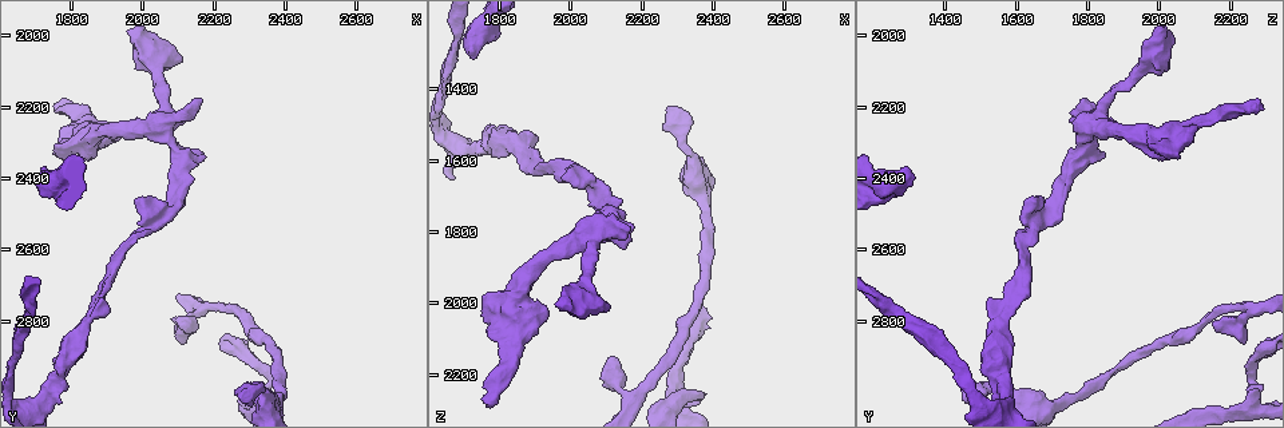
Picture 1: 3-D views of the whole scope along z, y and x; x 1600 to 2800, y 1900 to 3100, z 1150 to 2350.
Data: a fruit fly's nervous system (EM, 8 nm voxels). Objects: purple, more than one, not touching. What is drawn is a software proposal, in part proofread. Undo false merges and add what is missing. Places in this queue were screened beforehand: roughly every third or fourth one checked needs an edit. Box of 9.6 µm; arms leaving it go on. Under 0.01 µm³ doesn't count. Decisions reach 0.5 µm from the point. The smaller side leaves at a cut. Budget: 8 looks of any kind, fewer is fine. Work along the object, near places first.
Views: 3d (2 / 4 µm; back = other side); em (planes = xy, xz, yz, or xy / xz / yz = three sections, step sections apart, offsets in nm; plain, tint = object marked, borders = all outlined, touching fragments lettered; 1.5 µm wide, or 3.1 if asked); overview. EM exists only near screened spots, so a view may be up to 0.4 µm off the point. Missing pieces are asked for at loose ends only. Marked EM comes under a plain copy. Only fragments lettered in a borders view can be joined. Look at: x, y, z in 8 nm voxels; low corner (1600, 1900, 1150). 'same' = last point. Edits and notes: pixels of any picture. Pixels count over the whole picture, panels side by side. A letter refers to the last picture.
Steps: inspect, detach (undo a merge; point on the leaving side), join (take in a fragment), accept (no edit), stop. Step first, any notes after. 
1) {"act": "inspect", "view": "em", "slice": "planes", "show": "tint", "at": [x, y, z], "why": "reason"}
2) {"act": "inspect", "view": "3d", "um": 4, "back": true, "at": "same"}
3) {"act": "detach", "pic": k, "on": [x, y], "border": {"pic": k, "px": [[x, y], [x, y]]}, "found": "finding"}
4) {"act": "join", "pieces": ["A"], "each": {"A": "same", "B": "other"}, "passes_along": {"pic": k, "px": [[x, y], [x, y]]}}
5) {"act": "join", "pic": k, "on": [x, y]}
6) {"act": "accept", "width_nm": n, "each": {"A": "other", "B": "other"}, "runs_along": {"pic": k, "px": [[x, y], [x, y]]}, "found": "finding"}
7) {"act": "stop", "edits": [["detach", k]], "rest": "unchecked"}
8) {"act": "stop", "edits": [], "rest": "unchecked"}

{"act": "inspect", "view": "em", "slice": "yz", "step": 8, "show": "tint", "at": [1730, 2370, 1290], "why": "free end"}

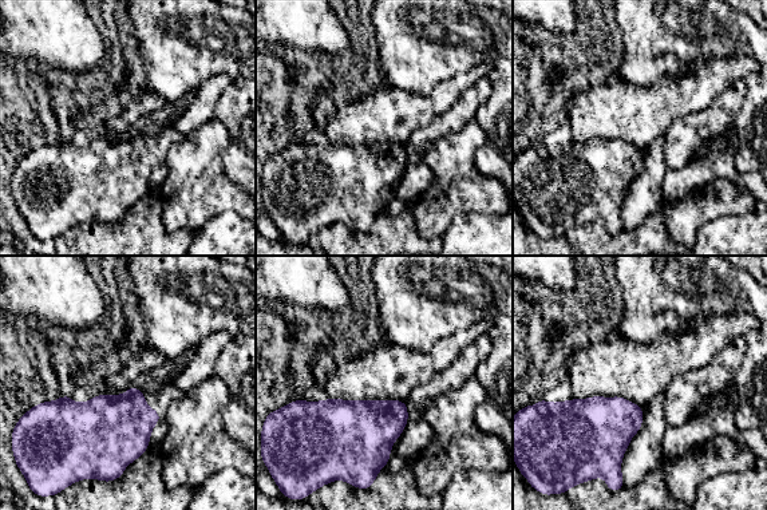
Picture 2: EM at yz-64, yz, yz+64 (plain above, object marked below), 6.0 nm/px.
{"act": "inspect", "view": "em", "slice": "planes", "show": "borders", "at": "same"}

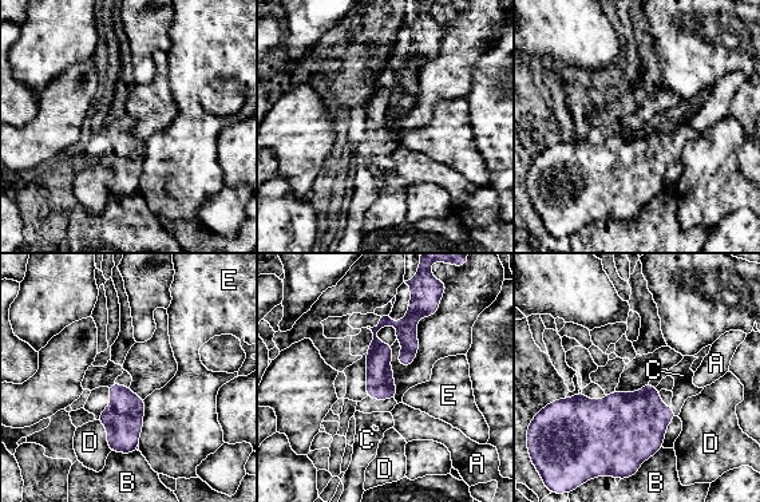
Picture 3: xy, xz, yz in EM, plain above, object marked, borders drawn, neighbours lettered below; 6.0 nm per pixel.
{"act": "join", "pieces": ["C"], "each": {"A": "other", "B": "other", "C": "same", "D": "other", "E": "other"}, "passes_along": {"pic": 3, "px": [[634, 425], [673, 411], [683, 375]]}, "found": "the neuron continues"}

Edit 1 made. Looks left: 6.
{"act": "inspect", "view": "overview"}

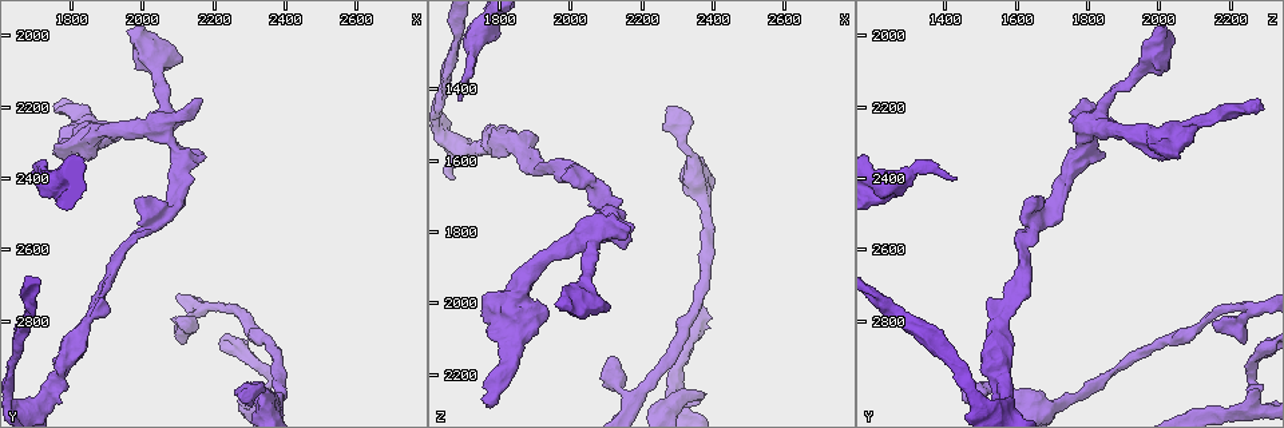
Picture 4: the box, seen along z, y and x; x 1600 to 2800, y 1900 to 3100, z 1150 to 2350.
{"act": "inspect", "view": "em", "slice": "yz", "step": 8, "show": "tint", "at": [2350, 2960, 2270], "why": "abrupt turn"}

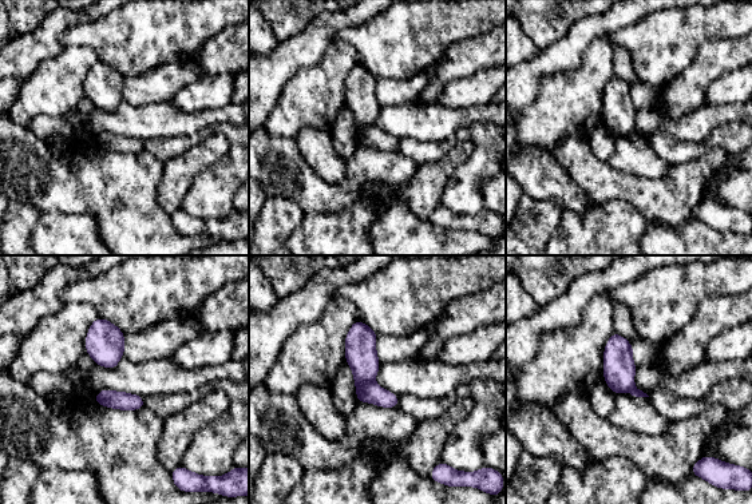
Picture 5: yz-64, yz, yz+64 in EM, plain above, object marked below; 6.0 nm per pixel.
{"act": "inspect", "view": "em", "slice": "planes", "show": "tint", "at": "same"}

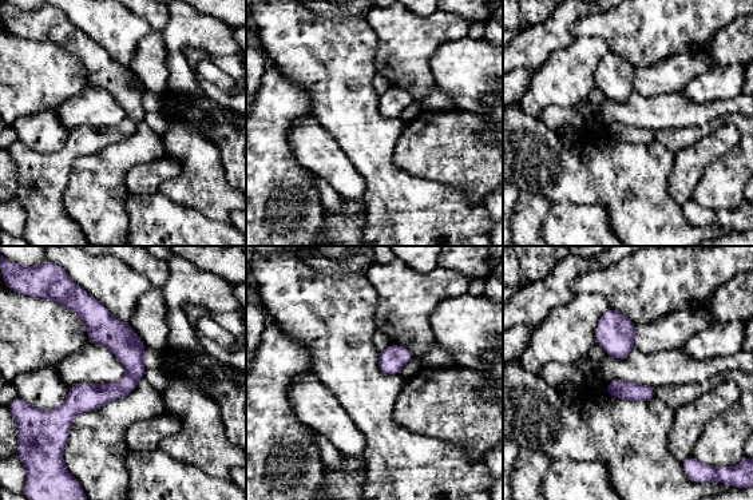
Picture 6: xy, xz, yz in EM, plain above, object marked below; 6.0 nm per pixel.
{"act": "inspect", "view": "em", "slice": "planes", "show": "borders", "at": "same", "why": "what lies round it"}

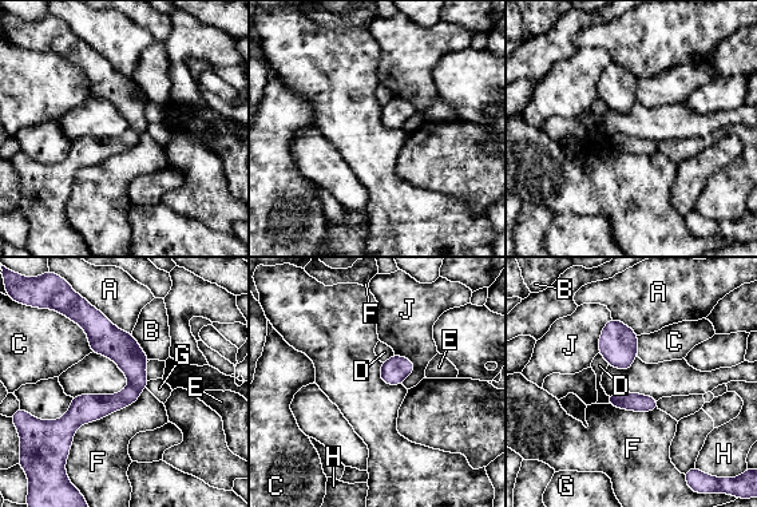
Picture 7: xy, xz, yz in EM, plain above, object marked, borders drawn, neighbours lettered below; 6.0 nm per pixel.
{"act": "detach", "pic": 7, "on": [123, 349], "width_nm": 160, "each": {"A": "other", "B": "other", "C": "other", "D": "other", "E": "other", "F": "other", "G": "other", "H": "other", "J": "other"}, "border": {"pic": 7, "px": [[130, 383], [139, 392]]}, "found": "two neurons meet here"}

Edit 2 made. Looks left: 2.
{"act": "inspect", "view": "overview", "why": "see it whole again"}

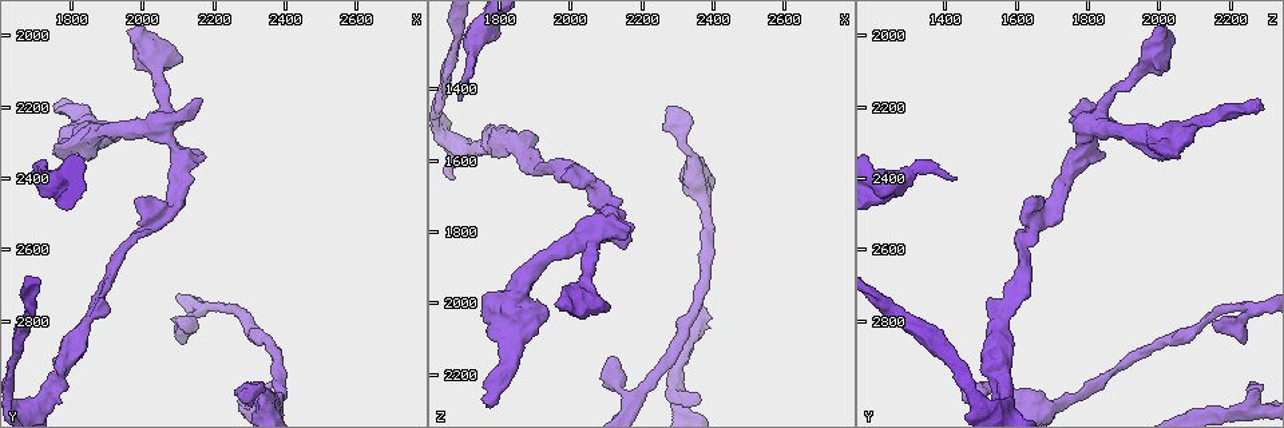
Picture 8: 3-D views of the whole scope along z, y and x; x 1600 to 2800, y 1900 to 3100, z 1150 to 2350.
{"act": "inspect", "view": "em", "slice": "planes", "show": "borders", "at": [2270, 3010, 1460], "why": "free end"}

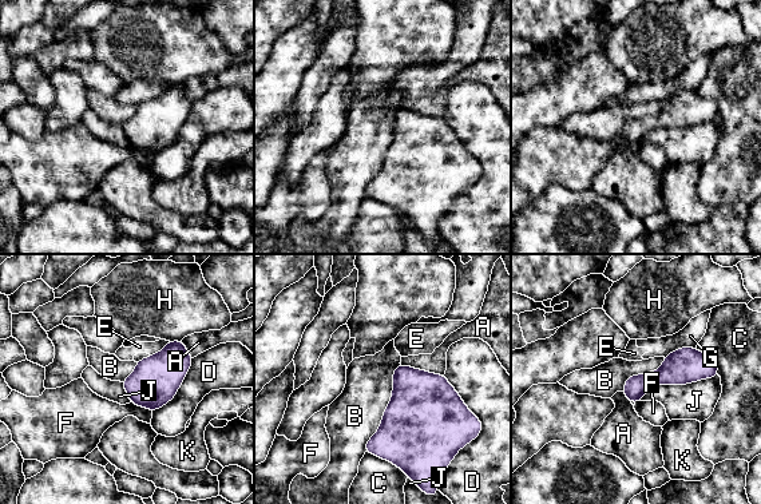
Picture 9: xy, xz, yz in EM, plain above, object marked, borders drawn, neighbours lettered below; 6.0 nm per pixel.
{"act": "accept", "each": {"A": "other", "B": "other", "C": "other", "D": "other", "E": "other", "F": "other", "G": "other", "H": "other", "J": "other", "K": "other"}, "found": "no lettered fragment goes on from it"}

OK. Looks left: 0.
{"act": "stop", "edits": [["join", 3], ["detach", 7]], "rest": "unchecked"}

